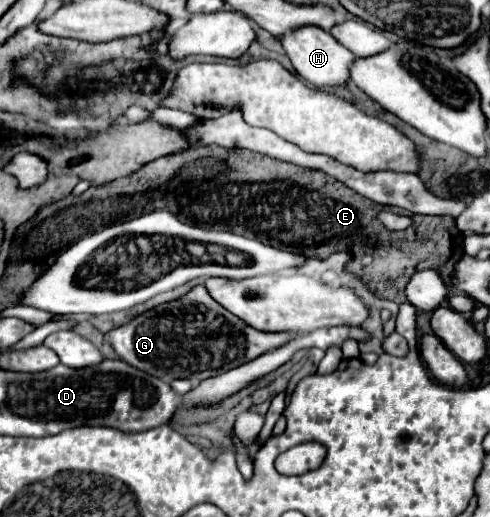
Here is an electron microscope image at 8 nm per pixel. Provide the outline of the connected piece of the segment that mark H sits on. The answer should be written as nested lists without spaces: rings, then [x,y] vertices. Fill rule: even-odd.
[[[305,24],[305,26],[299,26],[297,30],[291,30],[283,36],[279,36],[279,40],[281,40],[289,60],[293,62],[295,70],[311,84],[315,84],[315,86],[339,86],[339,84],[345,84],[349,80],[349,66],[355,58],[343,44],[339,44],[323,28]]]

